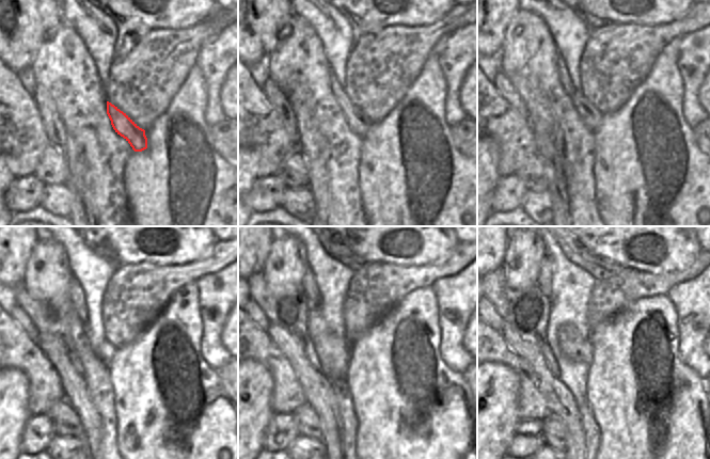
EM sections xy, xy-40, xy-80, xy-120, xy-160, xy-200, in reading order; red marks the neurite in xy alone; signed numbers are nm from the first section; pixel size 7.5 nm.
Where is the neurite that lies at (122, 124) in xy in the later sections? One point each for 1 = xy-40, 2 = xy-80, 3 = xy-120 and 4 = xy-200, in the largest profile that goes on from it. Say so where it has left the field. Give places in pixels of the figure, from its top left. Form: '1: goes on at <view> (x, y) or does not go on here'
1: goes on at xy-40 (359, 124)
2: goes on at xy-80 (590, 115)
3: goes on at xy-120 (77, 298)
4: goes on at xy-200 (546, 275)

